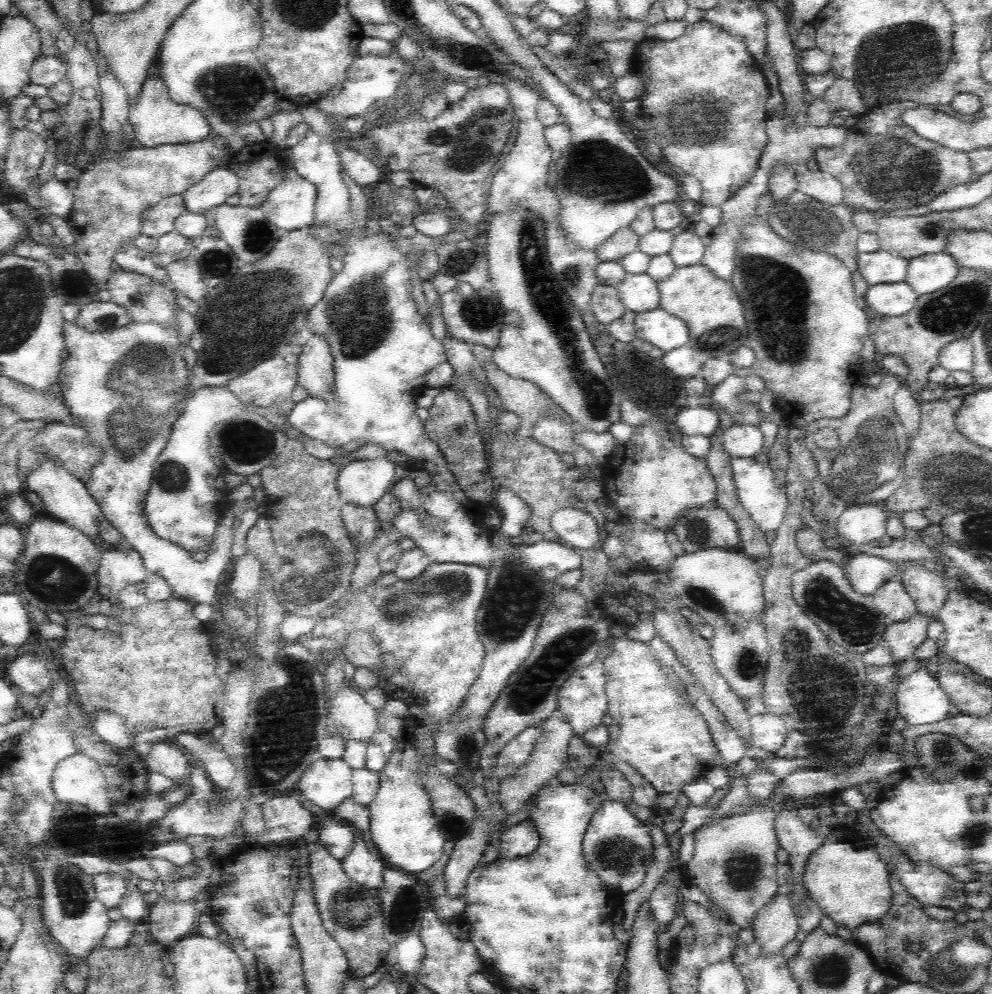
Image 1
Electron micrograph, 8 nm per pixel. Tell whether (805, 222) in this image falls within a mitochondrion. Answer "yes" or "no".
yes

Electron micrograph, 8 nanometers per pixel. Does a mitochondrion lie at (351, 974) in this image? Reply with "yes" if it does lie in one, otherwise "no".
no

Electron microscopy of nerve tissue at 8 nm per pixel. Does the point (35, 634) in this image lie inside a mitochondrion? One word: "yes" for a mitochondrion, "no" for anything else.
no

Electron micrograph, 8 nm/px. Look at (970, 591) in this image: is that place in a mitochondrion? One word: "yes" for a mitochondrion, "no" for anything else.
no

